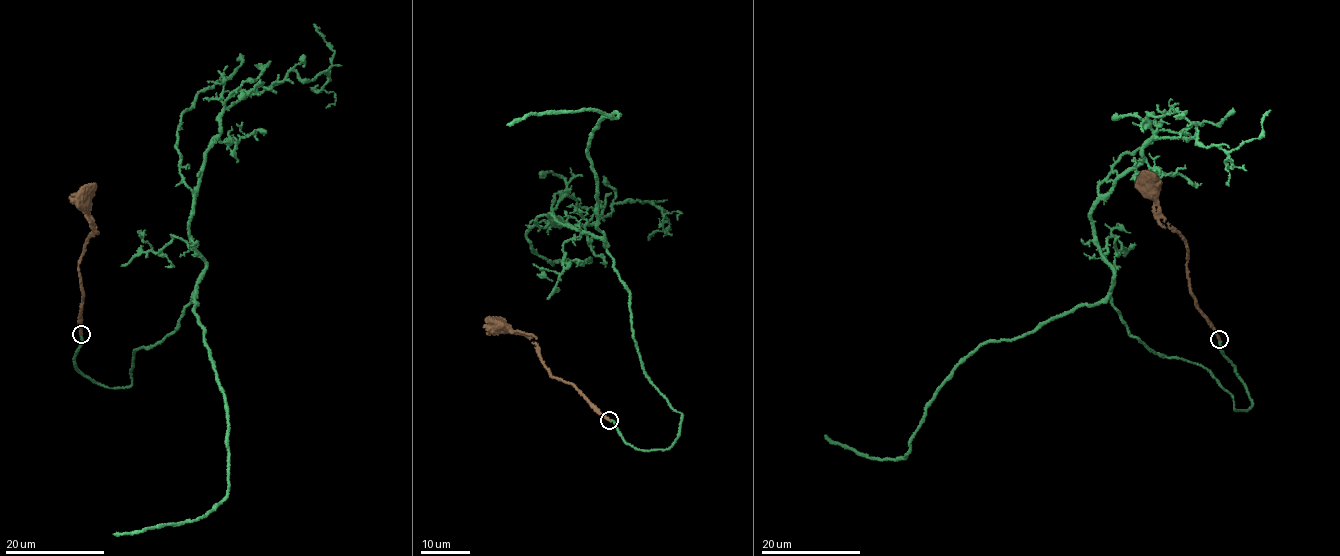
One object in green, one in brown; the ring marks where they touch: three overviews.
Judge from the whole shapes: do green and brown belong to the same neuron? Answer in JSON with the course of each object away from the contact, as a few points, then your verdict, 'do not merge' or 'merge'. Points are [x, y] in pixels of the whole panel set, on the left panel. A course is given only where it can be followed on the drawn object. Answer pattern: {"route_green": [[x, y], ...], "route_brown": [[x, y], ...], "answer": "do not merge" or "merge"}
{"route_green": [[81, 334], [77, 368], [123, 388], [134, 350], [176, 330], [224, 109], [329, 72], [314, 24]], "route_brown": [[81, 334], [78, 320], [83, 297], [78, 261], [83, 245], [98, 232], [89, 216], [86, 200]], "answer": "merge"}

